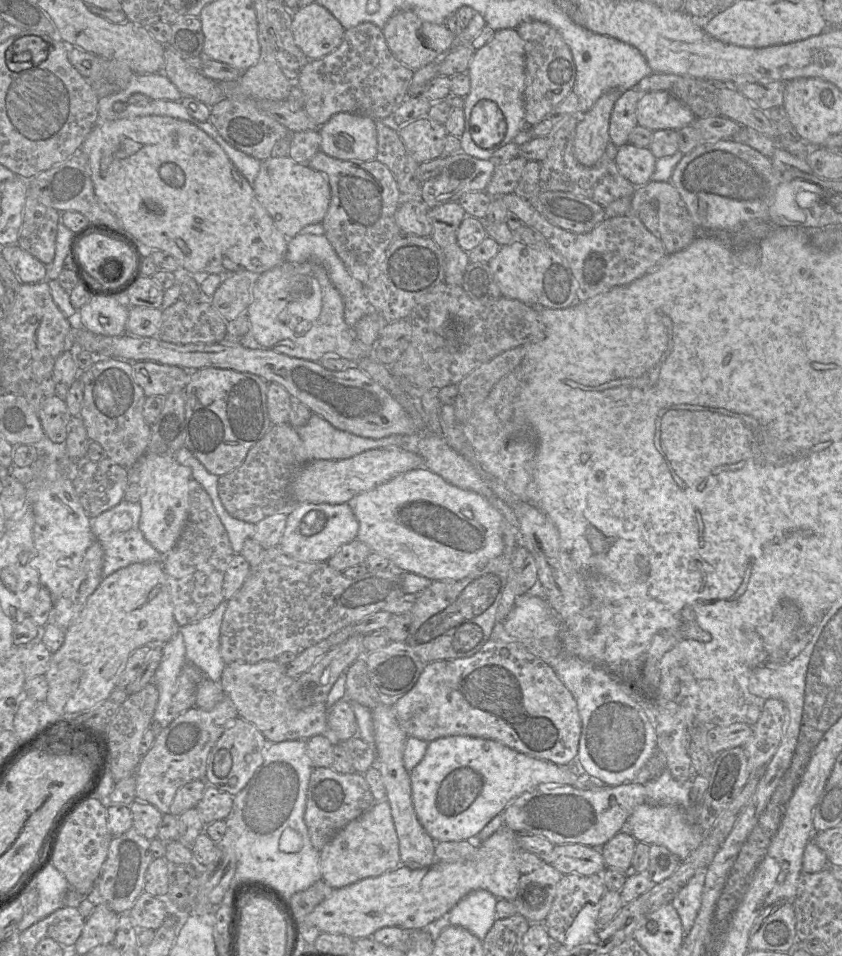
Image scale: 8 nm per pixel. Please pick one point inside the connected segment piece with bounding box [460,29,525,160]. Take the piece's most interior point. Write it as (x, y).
(497, 70)

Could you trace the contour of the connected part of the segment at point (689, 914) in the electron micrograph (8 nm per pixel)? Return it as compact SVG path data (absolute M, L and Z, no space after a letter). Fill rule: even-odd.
M698 870L672 901L681 919L685 935L690 932L699 912L705 878L706 870Z

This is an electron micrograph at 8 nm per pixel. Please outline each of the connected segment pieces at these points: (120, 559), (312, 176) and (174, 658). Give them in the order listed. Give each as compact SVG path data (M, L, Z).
M122 500L118 505L96 518L90 518L93 537L104 550L103 578L134 563L162 562L163 556L147 542L139 529L140 516L141 507L139 503L129 503Z
M271 156L261 161L253 182L259 202L273 219L277 229L287 238L294 238L309 225L321 225L330 204L330 187L324 174L294 162L289 156Z
M180 632L162 646L162 659L152 681L159 691L153 719L165 728L175 718L170 712L170 706L177 691L177 678L187 660L184 639Z

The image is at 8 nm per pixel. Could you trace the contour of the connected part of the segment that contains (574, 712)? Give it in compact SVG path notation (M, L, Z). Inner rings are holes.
M491 639L470 657L430 662L416 684L391 702L407 737L426 742L457 735L485 738L557 765L568 765L577 757L582 723L573 695L551 666L518 642Z

